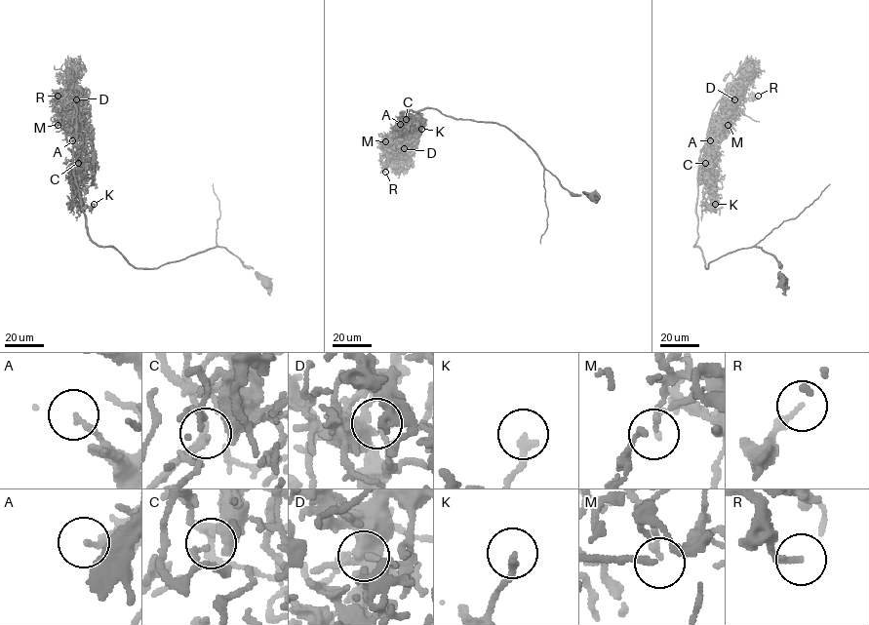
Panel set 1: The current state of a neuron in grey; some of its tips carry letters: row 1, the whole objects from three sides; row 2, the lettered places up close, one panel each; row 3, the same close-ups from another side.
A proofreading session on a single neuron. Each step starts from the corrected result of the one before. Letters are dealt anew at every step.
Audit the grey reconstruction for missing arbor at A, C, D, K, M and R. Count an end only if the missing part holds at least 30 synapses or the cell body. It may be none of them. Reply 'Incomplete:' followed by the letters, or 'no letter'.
Incomplete: no letter

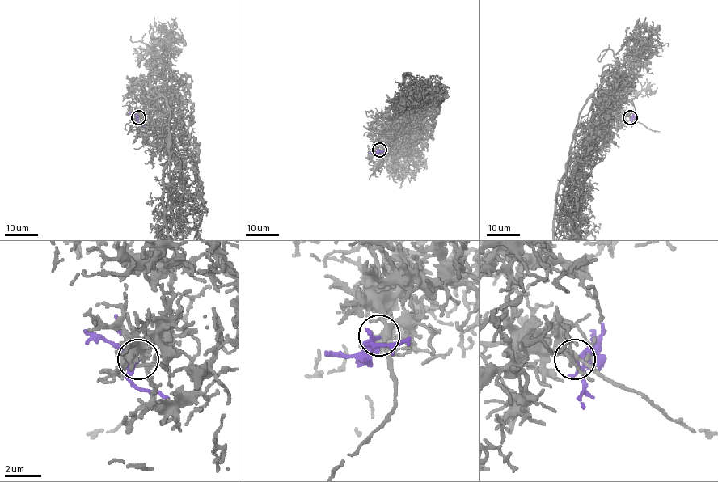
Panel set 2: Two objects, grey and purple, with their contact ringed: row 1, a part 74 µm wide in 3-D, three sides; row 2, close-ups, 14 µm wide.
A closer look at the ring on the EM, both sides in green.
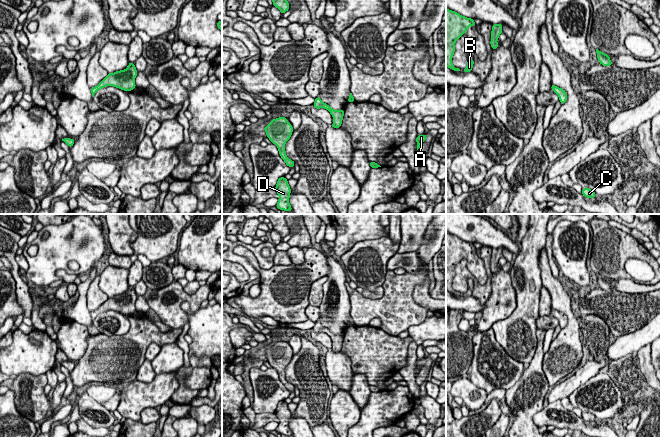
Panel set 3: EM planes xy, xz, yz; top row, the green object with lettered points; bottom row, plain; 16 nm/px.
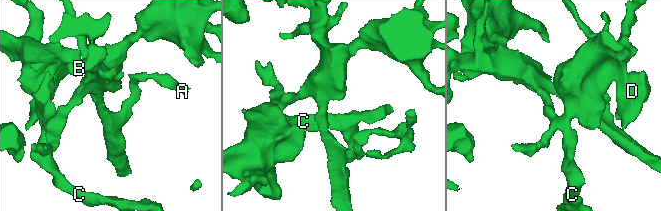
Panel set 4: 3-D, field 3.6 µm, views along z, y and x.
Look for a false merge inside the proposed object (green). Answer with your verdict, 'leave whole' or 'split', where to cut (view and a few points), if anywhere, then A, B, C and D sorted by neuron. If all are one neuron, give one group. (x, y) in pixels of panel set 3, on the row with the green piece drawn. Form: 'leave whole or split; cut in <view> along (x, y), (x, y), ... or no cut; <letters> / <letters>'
leave whole; no cut; A B C D

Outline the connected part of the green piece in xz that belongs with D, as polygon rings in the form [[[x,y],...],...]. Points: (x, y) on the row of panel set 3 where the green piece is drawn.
[[[279,177],[277,184],[275,186],[275,191],[279,195],[276,207],[279,210],[284,210],[287,212],[292,211],[292,207],[289,203],[291,188],[288,185],[288,180],[285,177]]]

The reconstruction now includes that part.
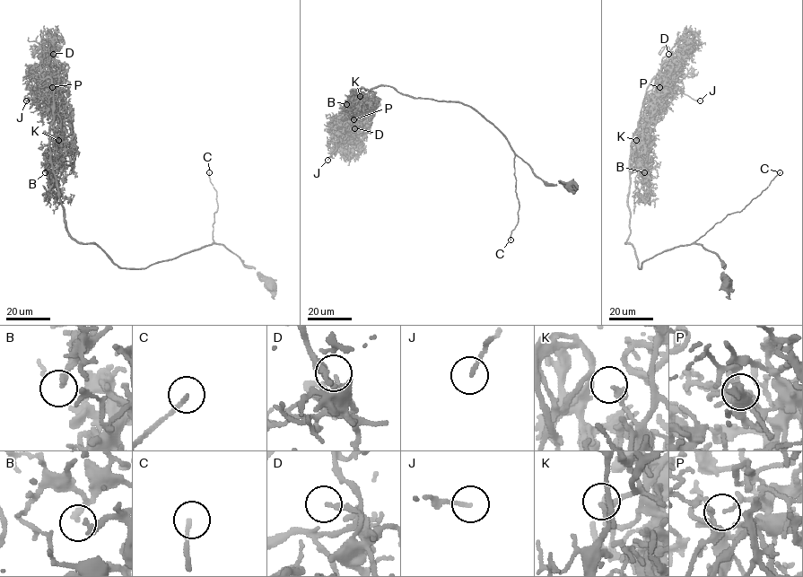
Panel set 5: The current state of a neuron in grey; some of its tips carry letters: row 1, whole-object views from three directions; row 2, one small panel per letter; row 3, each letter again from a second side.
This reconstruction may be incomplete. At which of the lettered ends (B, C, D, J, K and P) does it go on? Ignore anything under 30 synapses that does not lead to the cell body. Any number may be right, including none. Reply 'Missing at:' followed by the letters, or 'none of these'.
Missing at: B, C, D

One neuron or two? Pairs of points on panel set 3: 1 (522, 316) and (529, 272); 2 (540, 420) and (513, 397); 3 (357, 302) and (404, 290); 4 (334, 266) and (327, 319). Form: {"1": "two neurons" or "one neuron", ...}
{"1": "one neuron", "2": "two neurons", "3": "one neuron", "4": "one neuron"}

